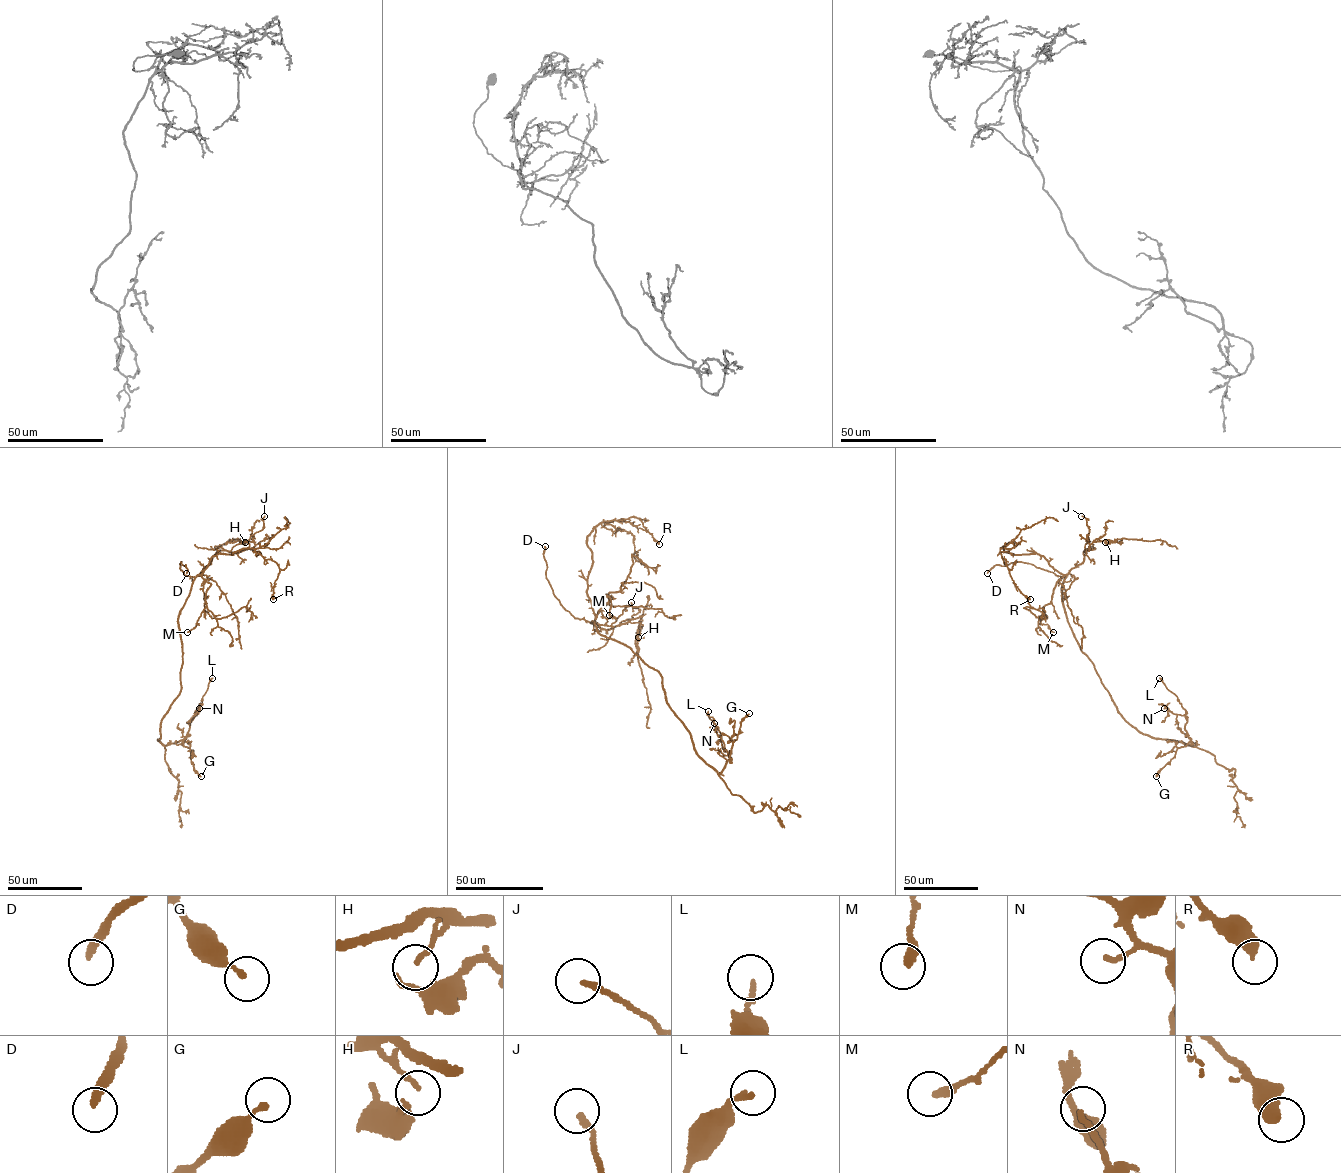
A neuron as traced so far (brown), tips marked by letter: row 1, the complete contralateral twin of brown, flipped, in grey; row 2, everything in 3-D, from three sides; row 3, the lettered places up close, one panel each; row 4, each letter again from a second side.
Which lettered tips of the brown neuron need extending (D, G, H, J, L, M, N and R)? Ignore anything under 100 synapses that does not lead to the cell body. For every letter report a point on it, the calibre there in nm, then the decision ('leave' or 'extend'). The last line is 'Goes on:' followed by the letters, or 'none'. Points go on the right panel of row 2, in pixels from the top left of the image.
D: (987, 573) | 240 nm | extend
G: (1156, 776) | 180 nm | leave
H: (1105, 542) | 110 nm | leave
J: (1081, 516) | 170 nm | leave
L: (1159, 678) | 160 nm | leave
M: (1053, 632) | 300 nm | leave
N: (1164, 708) | 140 nm | leave
R: (1030, 599) | 440 nm | leave
Goes on: D

